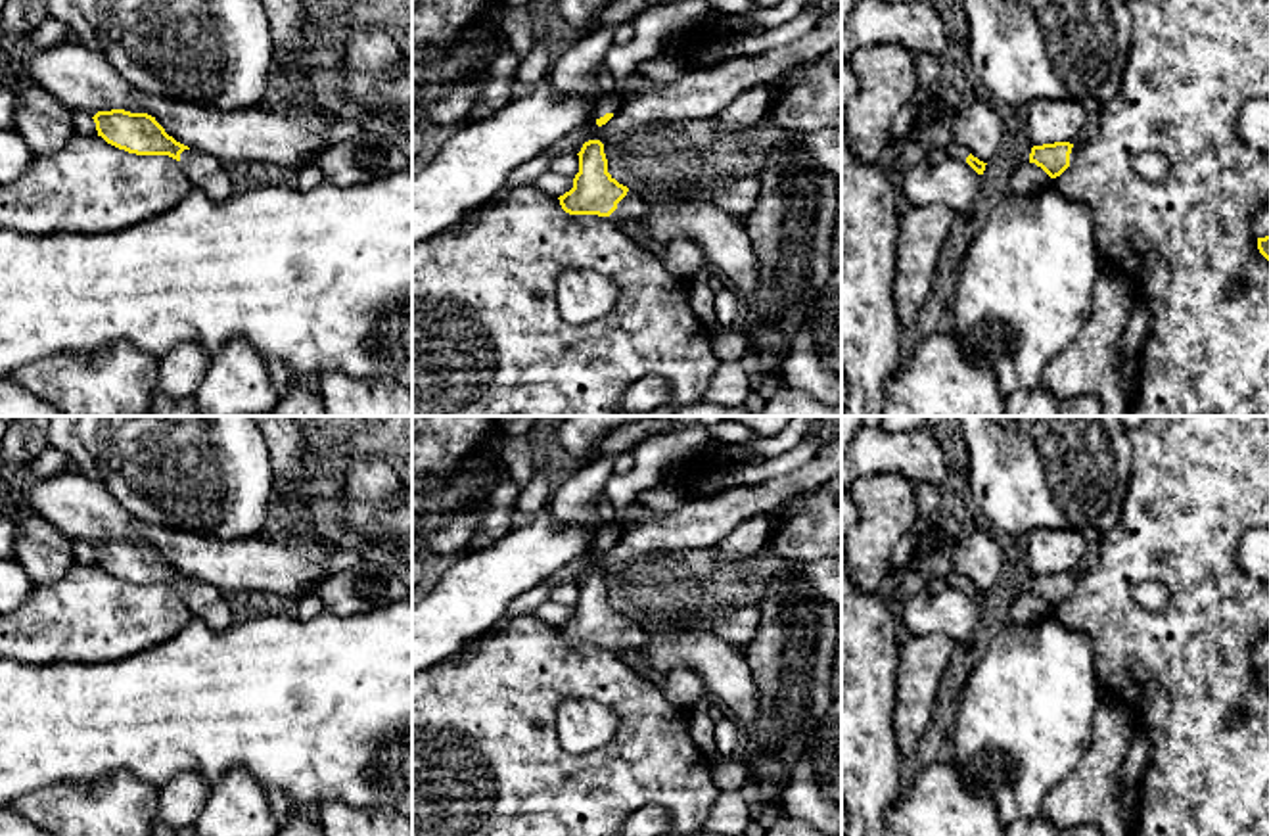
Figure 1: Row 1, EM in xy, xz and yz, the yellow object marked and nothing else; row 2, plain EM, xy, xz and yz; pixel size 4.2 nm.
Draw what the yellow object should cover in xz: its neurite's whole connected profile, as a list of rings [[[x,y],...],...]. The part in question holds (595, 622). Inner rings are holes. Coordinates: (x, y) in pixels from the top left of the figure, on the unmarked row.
[[[600,569],[583,573],[579,602],[573,617],[560,625],[560,635],[569,644],[598,644],[610,650],[634,652],[646,642],[648,631],[629,621],[608,602],[608,589]]]

